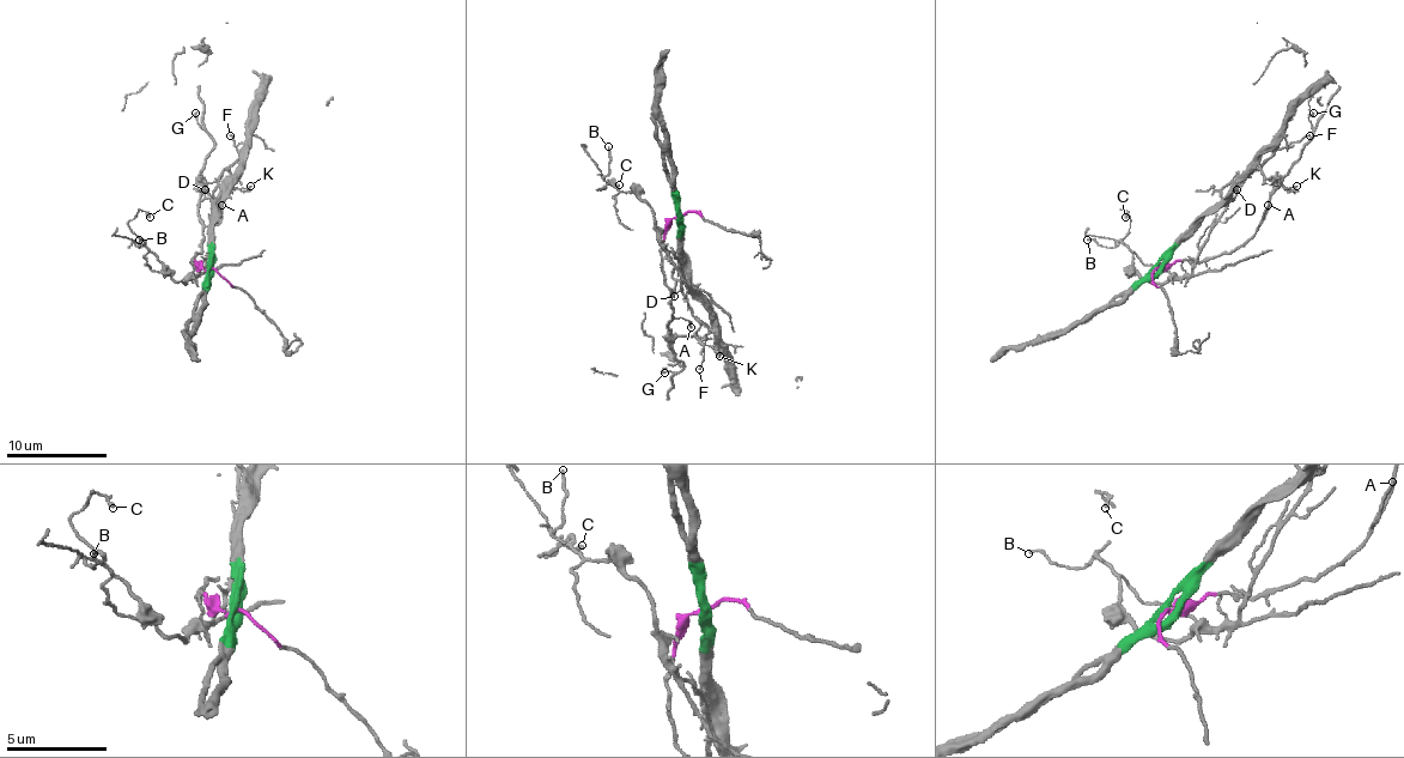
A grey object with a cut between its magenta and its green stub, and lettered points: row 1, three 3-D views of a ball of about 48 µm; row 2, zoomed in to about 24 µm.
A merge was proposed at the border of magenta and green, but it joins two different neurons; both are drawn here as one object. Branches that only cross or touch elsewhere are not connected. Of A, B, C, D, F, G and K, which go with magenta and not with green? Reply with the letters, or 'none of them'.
A, G

